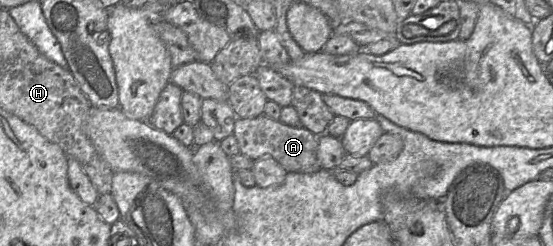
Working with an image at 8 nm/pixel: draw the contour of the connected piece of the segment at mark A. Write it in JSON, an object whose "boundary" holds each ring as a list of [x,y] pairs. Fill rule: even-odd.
{"boundary":[[[264,115],[256,118],[237,118],[233,136],[238,142],[240,153],[253,161],[273,158],[287,173],[314,173],[322,169],[317,158],[320,135],[310,132],[303,126],[291,127]]]}

